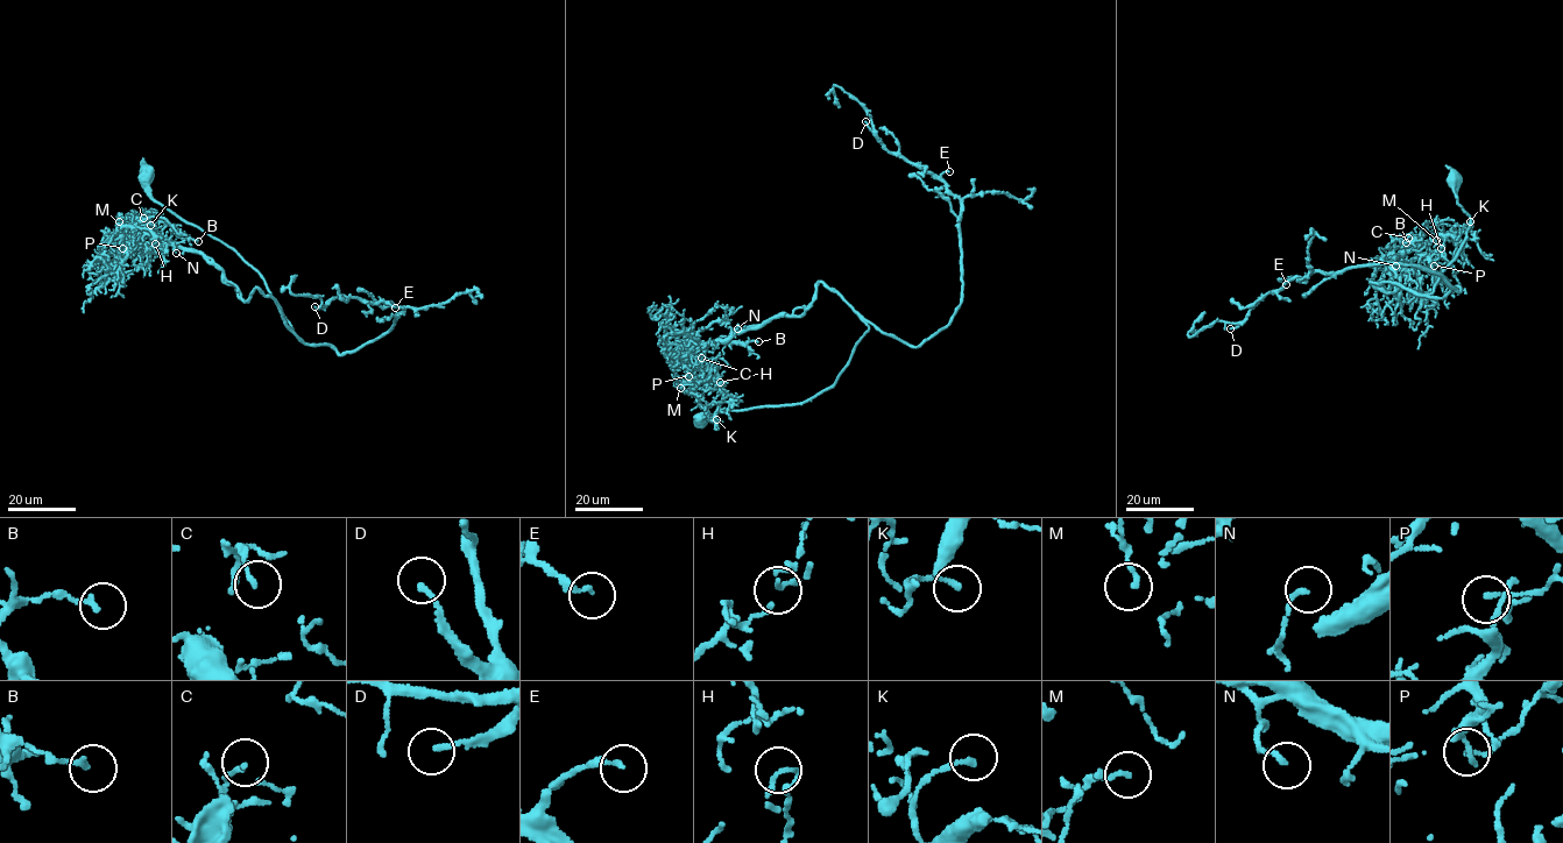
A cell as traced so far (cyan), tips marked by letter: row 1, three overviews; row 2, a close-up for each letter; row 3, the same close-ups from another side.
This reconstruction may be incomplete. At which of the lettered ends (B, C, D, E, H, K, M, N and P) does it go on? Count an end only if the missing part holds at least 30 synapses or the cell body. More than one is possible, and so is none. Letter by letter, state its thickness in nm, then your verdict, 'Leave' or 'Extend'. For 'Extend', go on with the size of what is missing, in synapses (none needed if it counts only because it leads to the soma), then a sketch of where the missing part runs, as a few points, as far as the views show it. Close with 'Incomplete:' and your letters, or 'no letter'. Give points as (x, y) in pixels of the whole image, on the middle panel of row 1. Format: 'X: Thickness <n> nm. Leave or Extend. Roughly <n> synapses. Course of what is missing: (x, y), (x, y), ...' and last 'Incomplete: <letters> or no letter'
B: Thickness 150 nm. Leave
C: Thickness 140 nm. Leave
D: Thickness 170 nm. Extend. Roughly 50 synapses
E: Thickness 170 nm. Leave
H: Thickness 120 nm. Leave
K: Thickness 160 nm. Leave
M: Thickness 150 nm. Leave
N: Thickness 160 nm. Leave
P: Thickness 150 nm. Leave
Incomplete: D

